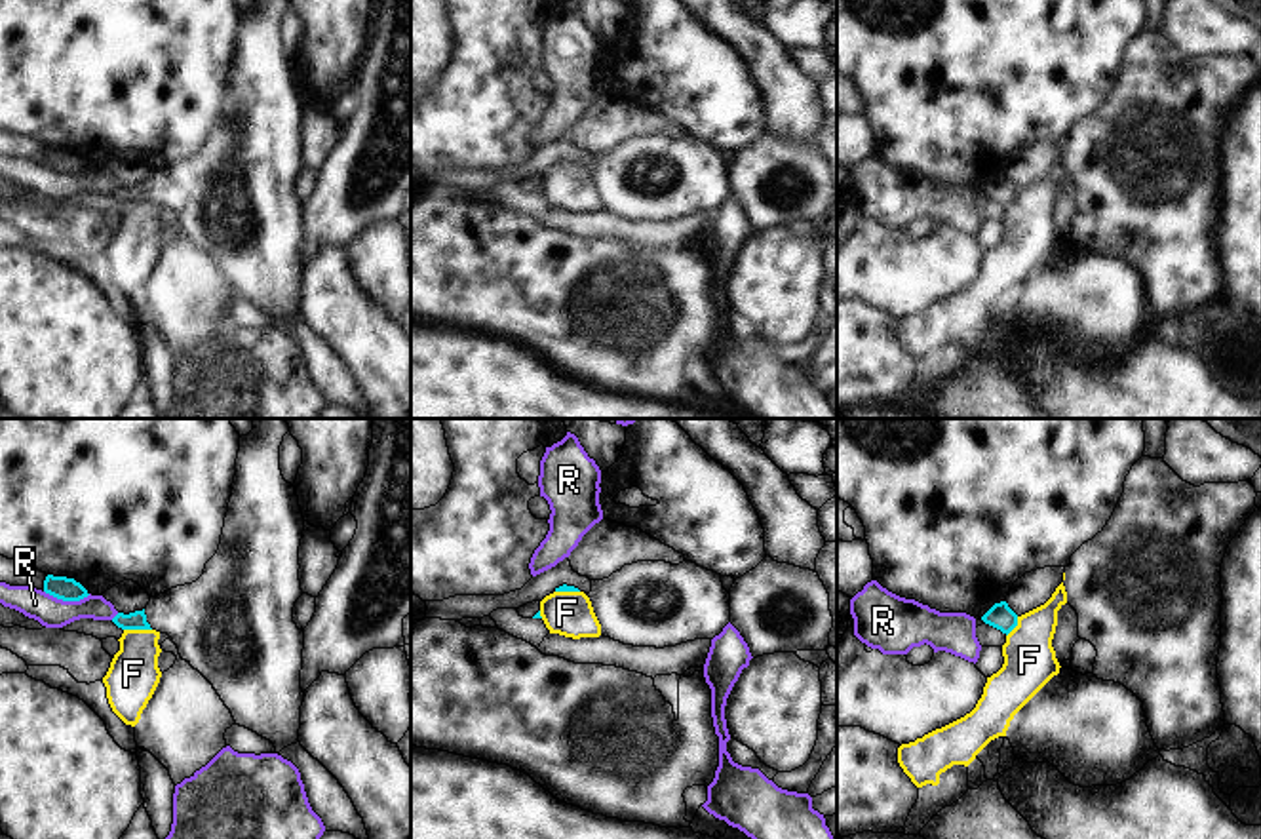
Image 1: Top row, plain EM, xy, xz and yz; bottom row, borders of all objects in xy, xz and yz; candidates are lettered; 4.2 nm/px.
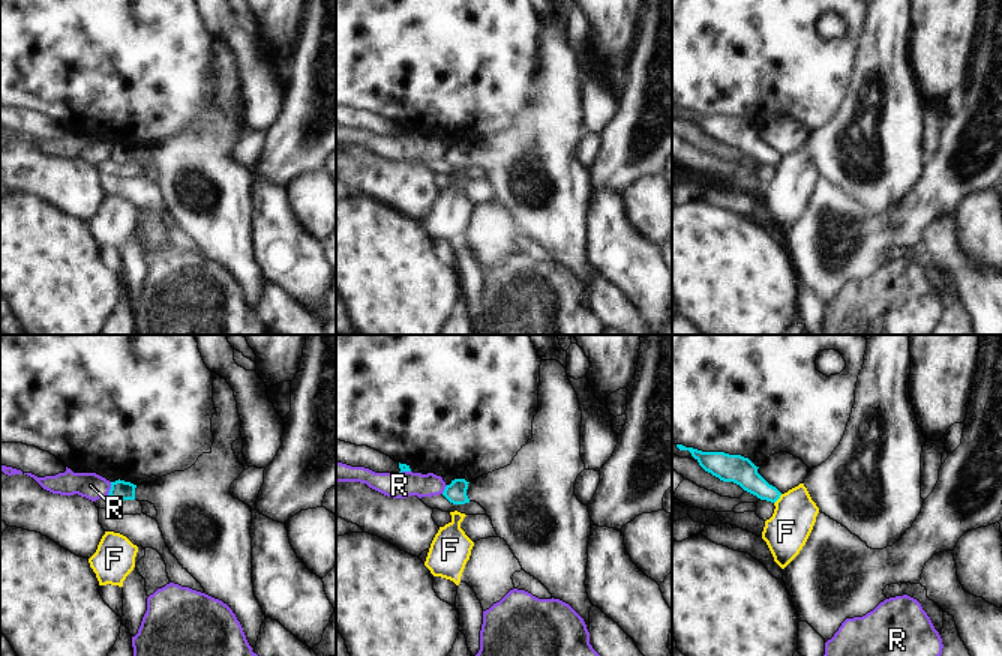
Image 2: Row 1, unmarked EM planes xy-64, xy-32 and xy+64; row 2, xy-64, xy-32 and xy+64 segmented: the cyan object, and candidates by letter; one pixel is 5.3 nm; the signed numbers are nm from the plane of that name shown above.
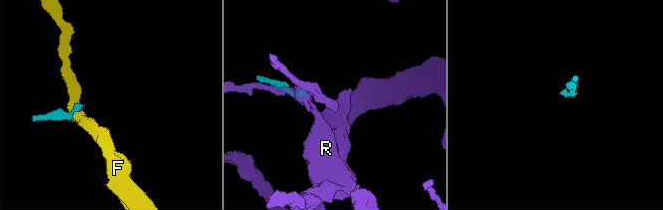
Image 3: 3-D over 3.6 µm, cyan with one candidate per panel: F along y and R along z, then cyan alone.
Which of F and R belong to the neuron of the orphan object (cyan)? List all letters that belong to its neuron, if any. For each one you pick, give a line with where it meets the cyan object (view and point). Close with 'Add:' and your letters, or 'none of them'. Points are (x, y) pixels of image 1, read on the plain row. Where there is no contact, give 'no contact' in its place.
Add: none of them

